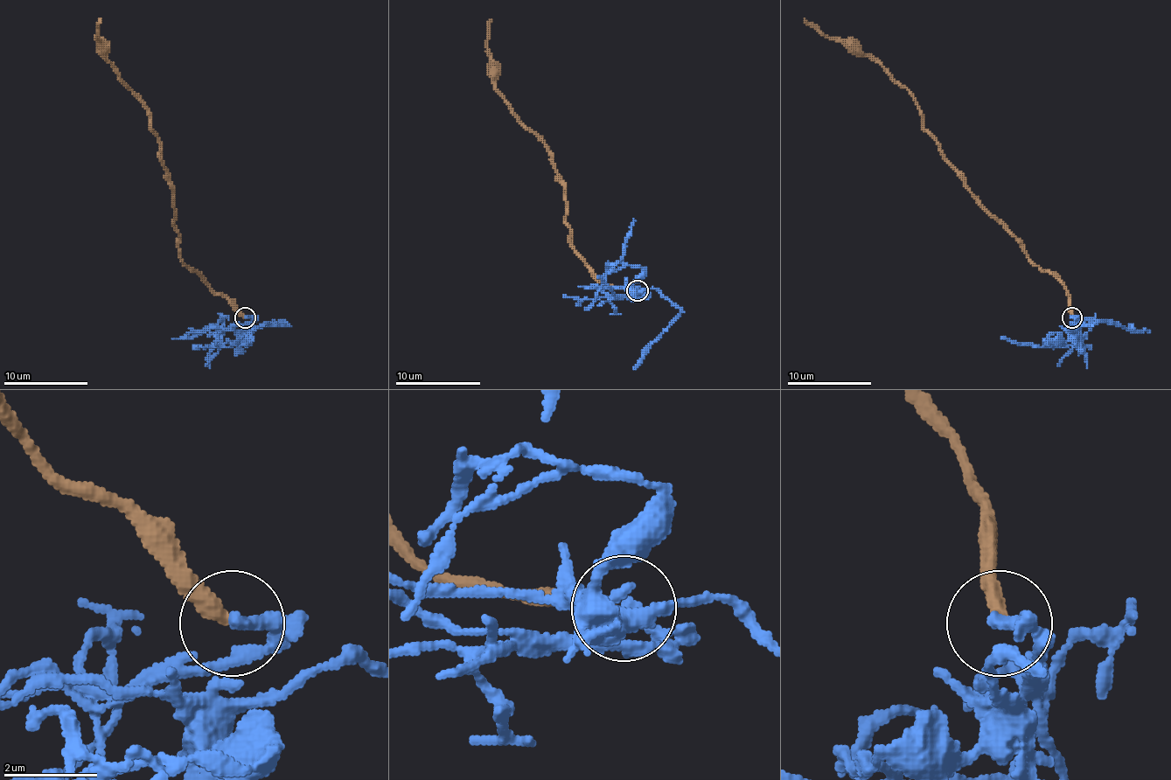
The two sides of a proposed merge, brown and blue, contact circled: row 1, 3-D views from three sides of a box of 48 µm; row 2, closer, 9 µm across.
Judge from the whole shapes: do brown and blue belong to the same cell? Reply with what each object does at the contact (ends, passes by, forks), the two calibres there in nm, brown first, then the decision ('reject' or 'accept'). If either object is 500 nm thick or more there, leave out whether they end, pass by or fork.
brown ends | blue ends | 320/280 nm | reject

